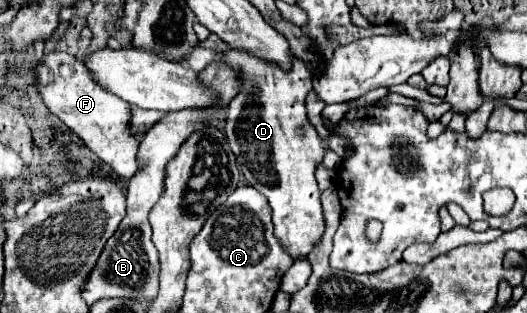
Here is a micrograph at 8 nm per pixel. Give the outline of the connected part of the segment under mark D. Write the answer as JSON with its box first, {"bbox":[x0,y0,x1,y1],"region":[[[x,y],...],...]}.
{"bbox":[186,46,348,260],"region":[[[196,46],[186,56],[186,62],[192,70],[202,70],[216,58],[228,62],[228,66],[236,66],[236,70],[240,70],[246,80],[242,82],[242,92],[228,104],[228,144],[238,158],[246,182],[266,196],[272,208],[274,236],[280,240],[292,260],[308,258],[326,228],[314,170],[328,150],[334,150],[338,156],[346,156],[348,144],[344,138],[336,136],[322,140],[316,128],[310,124],[304,98],[312,88],[312,74],[298,58],[288,74],[284,74],[284,70],[276,70],[276,66],[268,66],[268,62],[248,58],[248,54],[240,54],[240,50],[226,50],[224,54],[216,54]]]}

